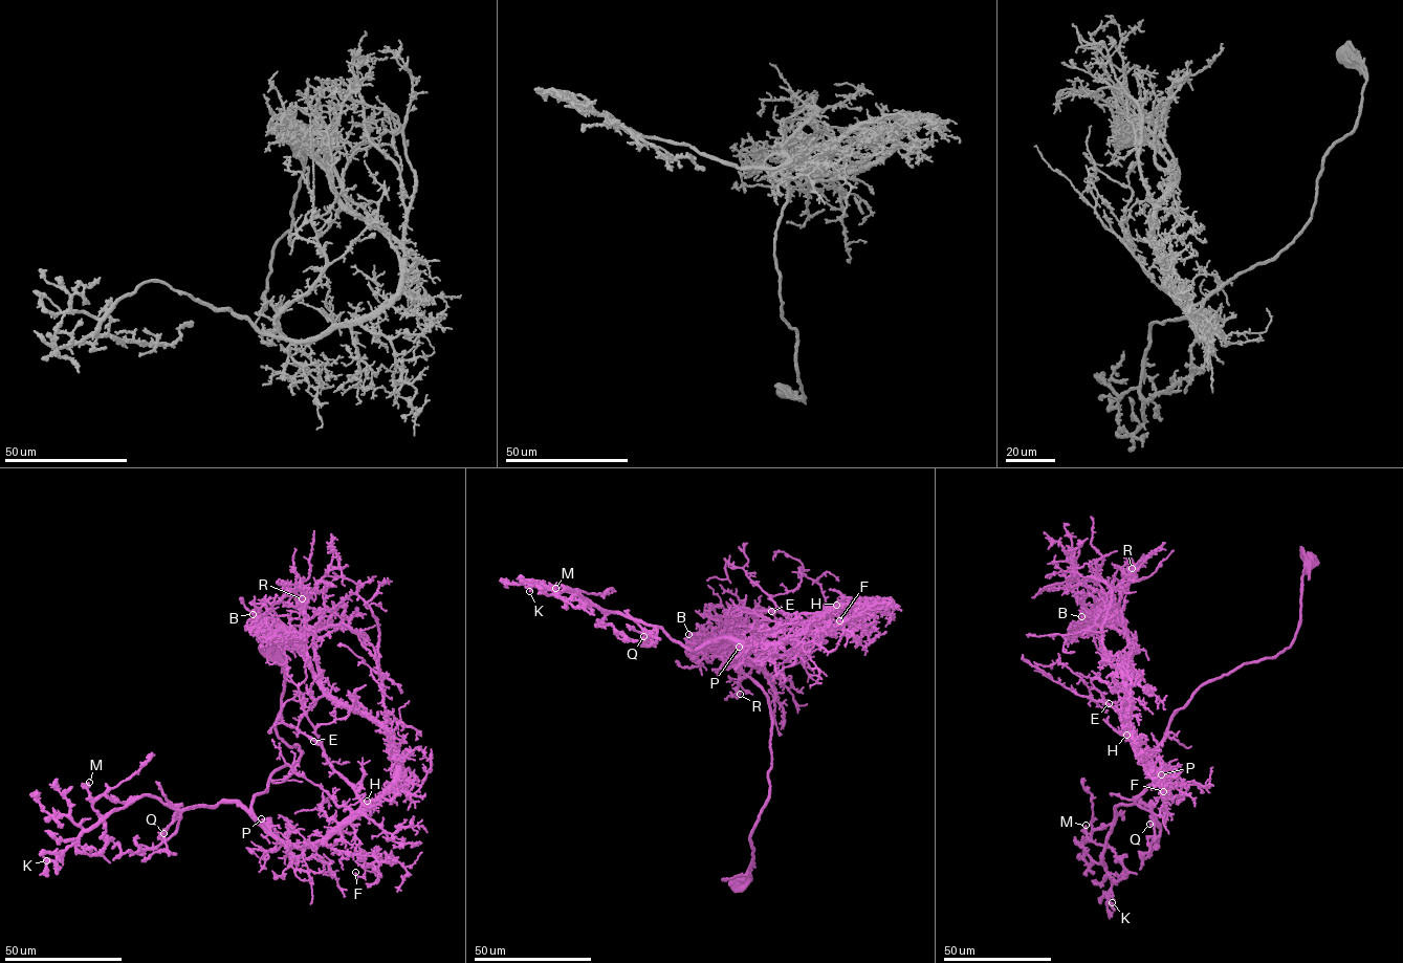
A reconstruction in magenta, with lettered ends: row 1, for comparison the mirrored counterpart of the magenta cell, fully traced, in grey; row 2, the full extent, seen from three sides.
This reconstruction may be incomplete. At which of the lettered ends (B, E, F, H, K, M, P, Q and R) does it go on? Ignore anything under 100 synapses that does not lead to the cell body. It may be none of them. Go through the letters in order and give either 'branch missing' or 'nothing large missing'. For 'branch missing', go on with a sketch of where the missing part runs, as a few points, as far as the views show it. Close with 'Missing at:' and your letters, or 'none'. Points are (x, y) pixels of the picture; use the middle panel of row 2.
B: nothing large missing
E: nothing large missing
F: nothing large missing
H: nothing large missing
K: nothing large missing
M: nothing large missing
P: branch missing; course (739, 647), (726, 658), (724, 677), (727, 686), (738, 694)
Q: nothing large missing
R: nothing large missing
Missing at: P

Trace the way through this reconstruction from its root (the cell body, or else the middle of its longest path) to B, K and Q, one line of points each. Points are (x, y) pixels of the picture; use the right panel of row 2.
B: (1310, 561), (1293, 643), (1207, 681), (1171, 718), (1146, 761), (1167, 784), (1127, 724), (1124, 626), (1081, 616)
K: (1310, 561), (1293, 643), (1203, 684), (1148, 757), (1153, 783), (1133, 805), (1116, 807), (1102, 861), (1112, 902)
Q: (1310, 561), (1293, 643), (1207, 681), (1171, 718), (1146, 761), (1155, 780), (1136, 800), (1160, 827), (1149, 824)

